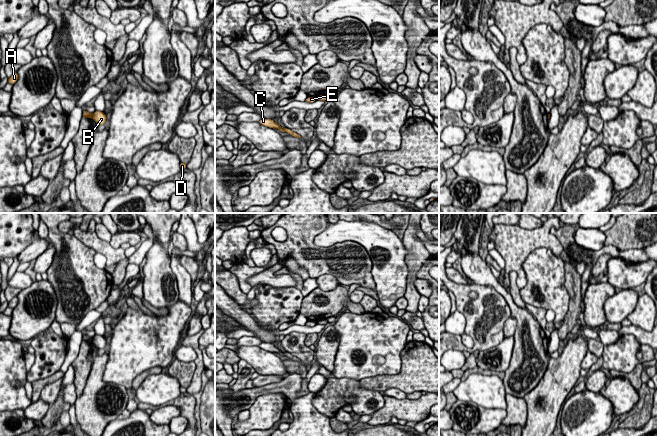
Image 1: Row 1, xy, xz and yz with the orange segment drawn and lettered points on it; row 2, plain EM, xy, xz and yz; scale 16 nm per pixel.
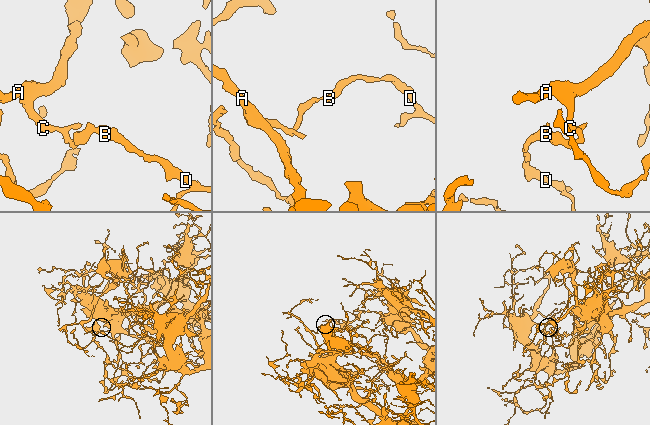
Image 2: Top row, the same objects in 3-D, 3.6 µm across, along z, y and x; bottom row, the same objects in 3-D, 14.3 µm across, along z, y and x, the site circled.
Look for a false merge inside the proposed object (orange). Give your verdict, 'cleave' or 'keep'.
cleave

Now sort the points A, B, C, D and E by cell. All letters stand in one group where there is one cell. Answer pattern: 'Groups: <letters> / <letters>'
Groups: A C E / B D

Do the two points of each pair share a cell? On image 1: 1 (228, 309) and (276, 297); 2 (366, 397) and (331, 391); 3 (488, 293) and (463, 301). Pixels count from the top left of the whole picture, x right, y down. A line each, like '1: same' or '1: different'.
1: different
2: same
3: same

